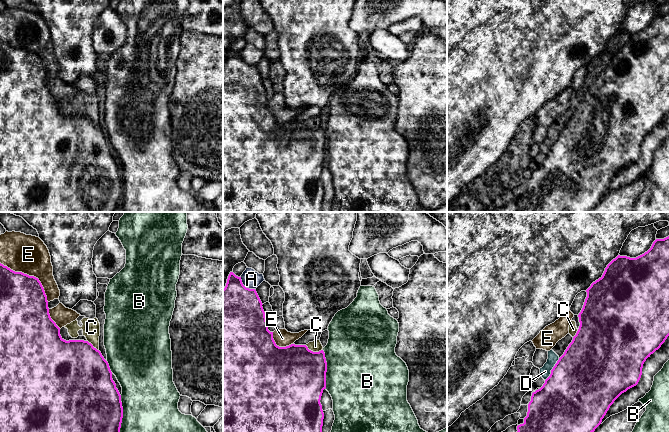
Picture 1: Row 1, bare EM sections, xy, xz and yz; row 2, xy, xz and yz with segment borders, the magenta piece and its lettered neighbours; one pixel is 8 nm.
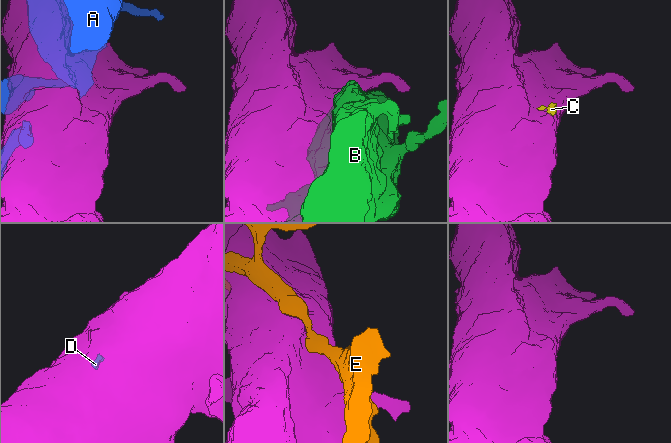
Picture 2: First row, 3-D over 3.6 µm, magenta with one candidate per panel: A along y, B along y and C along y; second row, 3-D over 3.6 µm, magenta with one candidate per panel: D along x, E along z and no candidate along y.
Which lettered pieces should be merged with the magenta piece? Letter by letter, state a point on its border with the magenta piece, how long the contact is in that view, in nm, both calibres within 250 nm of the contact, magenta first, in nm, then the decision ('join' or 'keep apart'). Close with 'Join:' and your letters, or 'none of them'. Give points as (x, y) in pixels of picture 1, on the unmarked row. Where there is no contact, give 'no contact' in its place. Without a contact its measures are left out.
A: contact xz (244, 62); length 160 nm; calibres 460 and 150 nm; keep apart
B: contact xy (122, 191); length 320 nm; calibres 500 and 480 nm; keep apart
C: contact xz (314, 128); length 150 nm; calibres 500 and 90 nm; keep apart
D: contact yz (552, 145); length 220 nm; calibres 500 and 90 nm; keep apart
E: contact xy (30, 52); length 500 nm; calibres 380 and 300 nm; keep apart
Join: none of them

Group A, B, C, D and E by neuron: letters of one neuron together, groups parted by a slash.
A / B / C D / E

